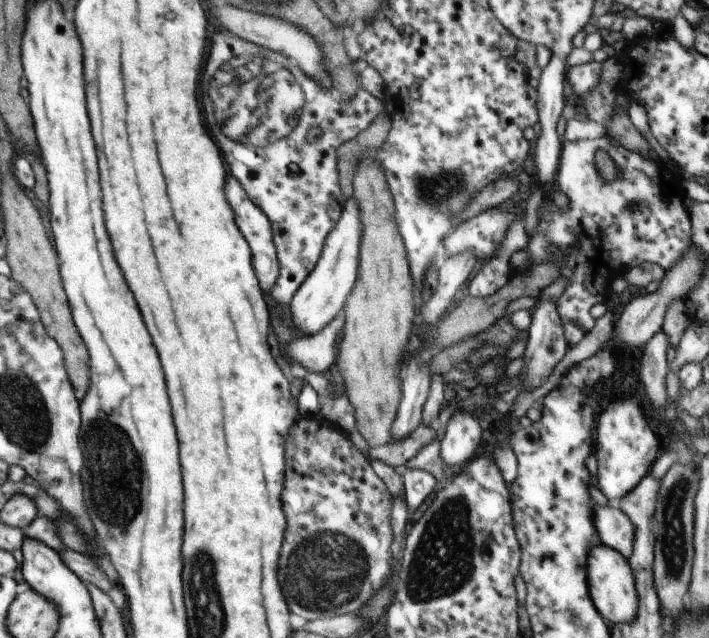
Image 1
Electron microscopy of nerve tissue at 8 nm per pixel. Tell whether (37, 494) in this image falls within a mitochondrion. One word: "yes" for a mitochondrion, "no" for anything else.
no

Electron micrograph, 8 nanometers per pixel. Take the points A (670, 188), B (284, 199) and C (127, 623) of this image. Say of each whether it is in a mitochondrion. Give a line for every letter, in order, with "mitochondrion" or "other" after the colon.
A: other
B: other
C: other

